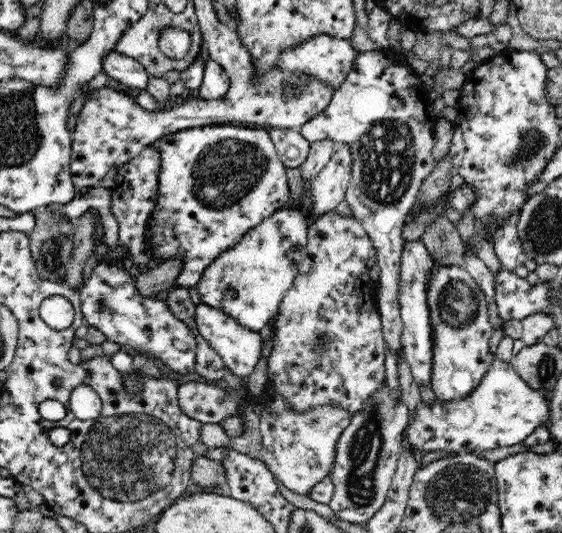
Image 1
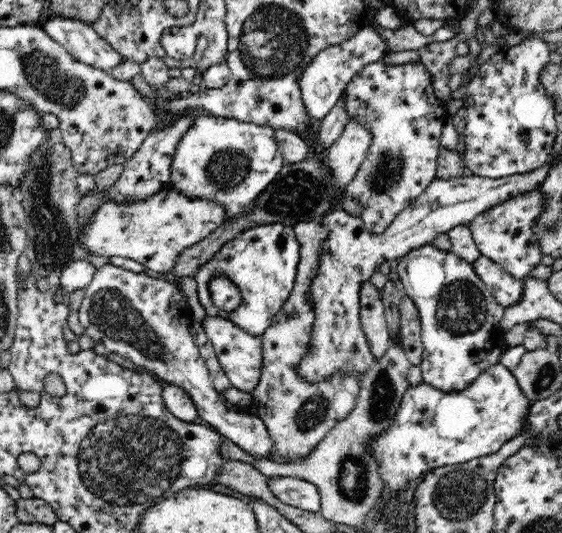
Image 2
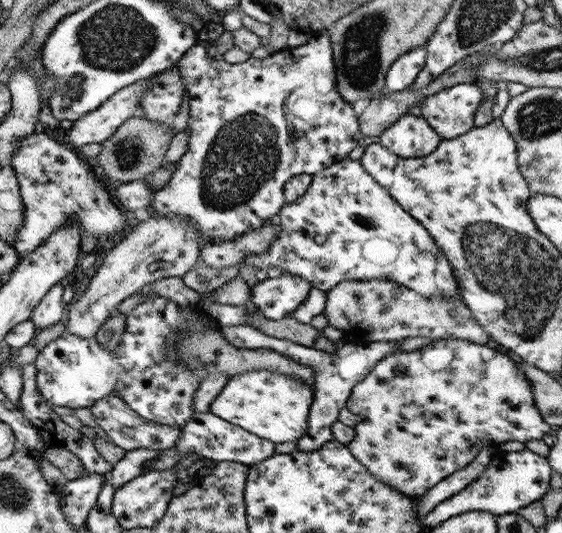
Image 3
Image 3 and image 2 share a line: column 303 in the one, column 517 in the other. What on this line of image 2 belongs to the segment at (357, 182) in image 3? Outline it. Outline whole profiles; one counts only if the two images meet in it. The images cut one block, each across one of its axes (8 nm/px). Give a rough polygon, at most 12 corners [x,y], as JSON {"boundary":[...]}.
{"boundary":[[542,183],[468,224],[479,254],[516,280],[544,256]]}

